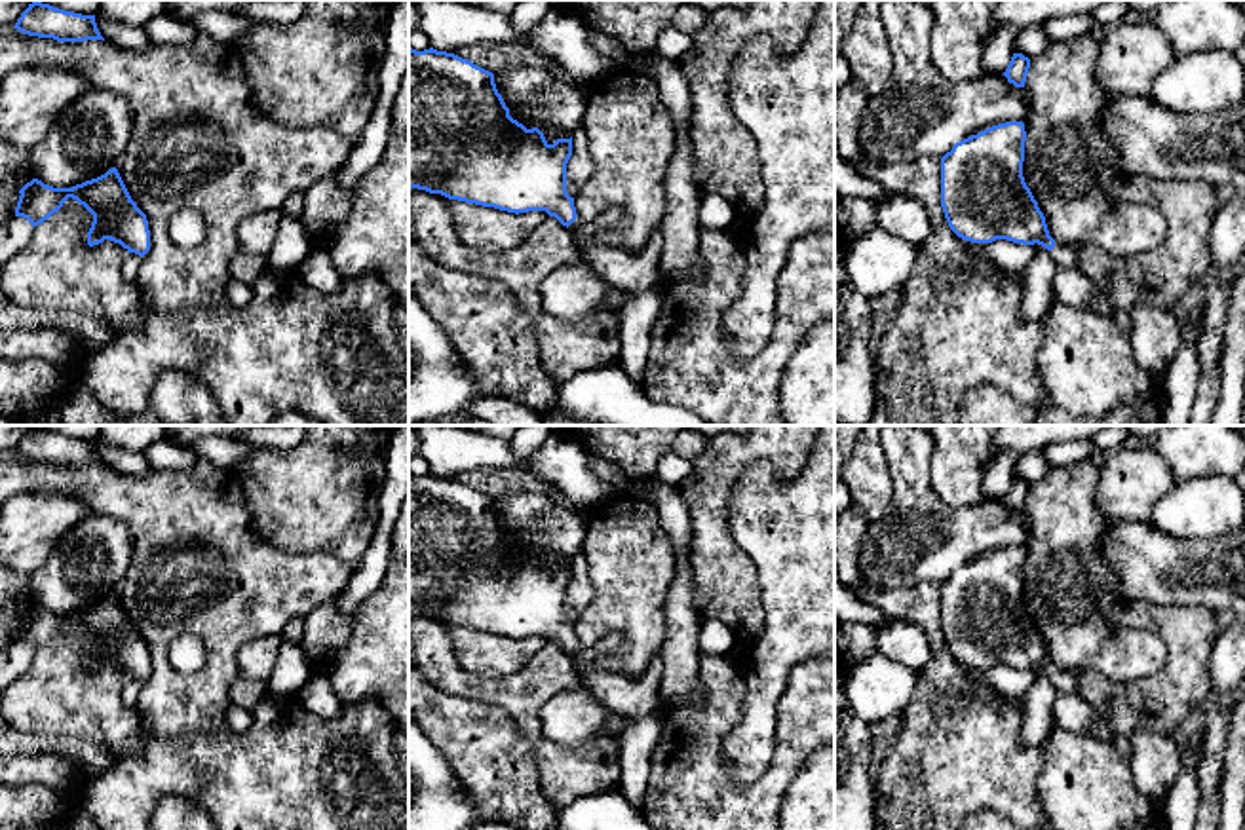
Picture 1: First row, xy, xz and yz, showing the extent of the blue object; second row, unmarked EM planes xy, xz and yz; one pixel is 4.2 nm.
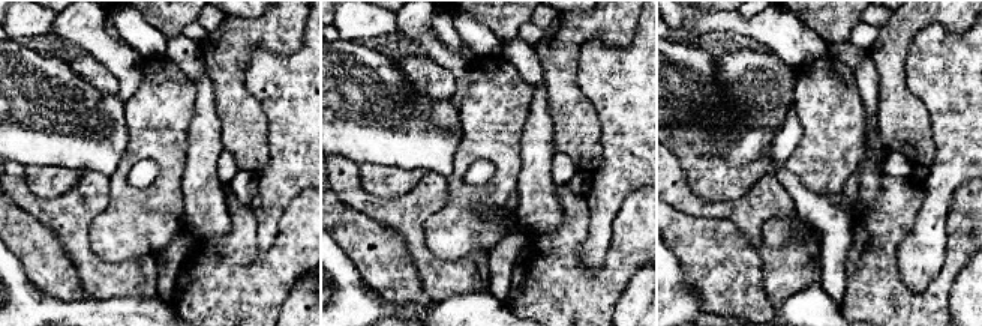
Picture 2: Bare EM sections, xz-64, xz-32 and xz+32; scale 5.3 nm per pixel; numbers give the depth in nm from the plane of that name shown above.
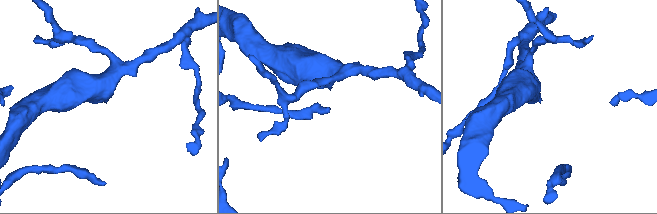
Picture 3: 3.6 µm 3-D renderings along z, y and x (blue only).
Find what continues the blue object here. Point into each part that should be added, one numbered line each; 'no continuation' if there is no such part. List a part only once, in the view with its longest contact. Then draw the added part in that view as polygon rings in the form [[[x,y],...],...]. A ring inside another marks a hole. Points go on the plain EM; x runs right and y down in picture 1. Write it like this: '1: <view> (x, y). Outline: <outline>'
1: xz (639, 703). Outline: [[[578,642],[568,655],[576,669],[585,674],[589,691],[627,720],[625,729],[616,737],[620,746],[620,781],[616,788],[633,805],[641,807],[648,792],[650,758],[661,737],[660,710],[663,707],[658,689],[663,665],[660,651],[639,682],[595,669],[589,650],[584,650]]]

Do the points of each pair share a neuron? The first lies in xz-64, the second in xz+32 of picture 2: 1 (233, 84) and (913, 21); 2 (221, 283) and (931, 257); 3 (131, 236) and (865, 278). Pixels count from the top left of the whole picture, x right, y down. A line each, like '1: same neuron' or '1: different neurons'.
1: same neuron
2: different neurons
3: different neurons

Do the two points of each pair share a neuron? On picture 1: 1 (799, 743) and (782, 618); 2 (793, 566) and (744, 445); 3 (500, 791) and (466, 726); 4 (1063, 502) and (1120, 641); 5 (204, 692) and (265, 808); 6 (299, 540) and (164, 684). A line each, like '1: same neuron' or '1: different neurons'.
1: different neurons
2: different neurons
3: same neuron
4: same neuron
5: different neurons
6: different neurons

